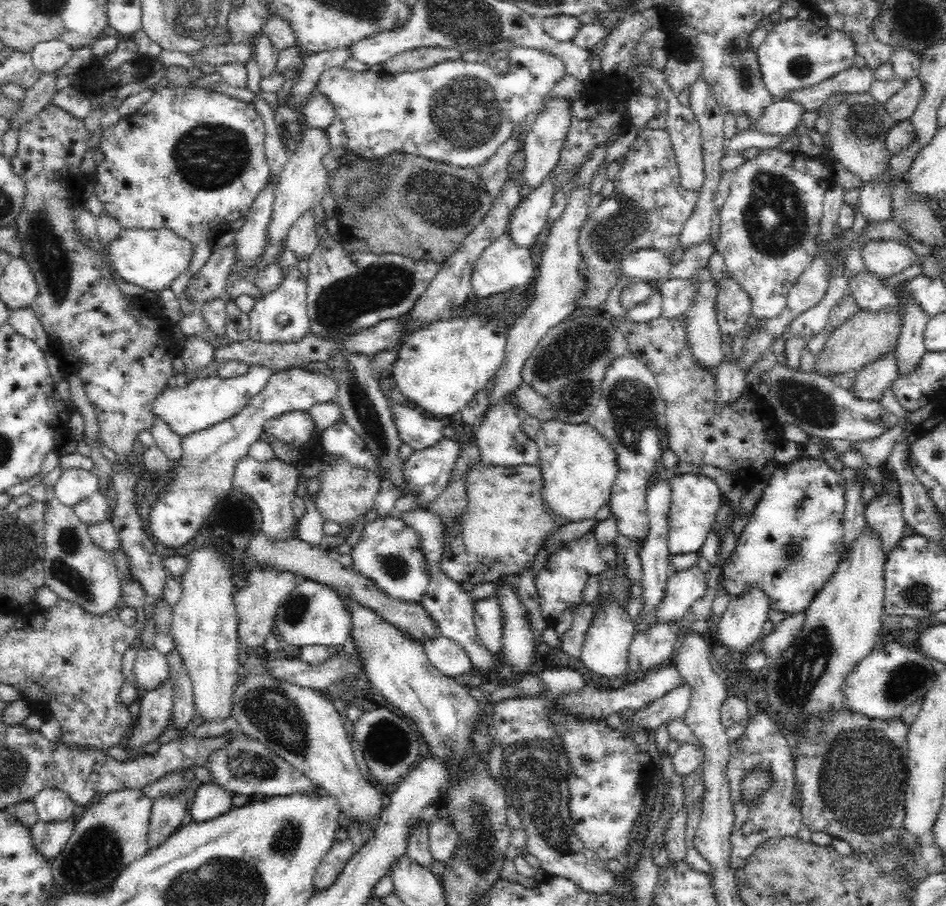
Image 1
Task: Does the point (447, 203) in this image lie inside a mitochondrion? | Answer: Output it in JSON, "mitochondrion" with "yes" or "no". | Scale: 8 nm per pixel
{"mitochondrion":"yes"}

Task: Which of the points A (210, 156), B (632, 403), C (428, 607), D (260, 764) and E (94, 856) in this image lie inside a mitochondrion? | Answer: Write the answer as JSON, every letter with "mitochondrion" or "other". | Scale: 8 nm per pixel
{"A":"mitochondrion","B":"mitochondrion","C":"other","D":"mitochondrion","E":"mitochondrion"}

